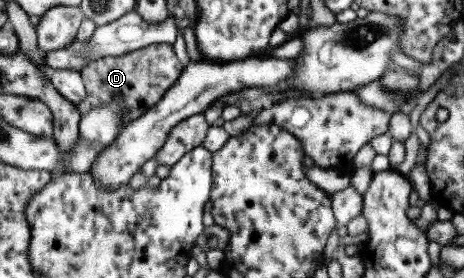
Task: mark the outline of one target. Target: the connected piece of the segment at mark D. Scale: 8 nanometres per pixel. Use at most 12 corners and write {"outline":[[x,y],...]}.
{"outline":[[153,43],[80,70],[83,115],[117,99],[123,124],[179,78],[172,44]]}

